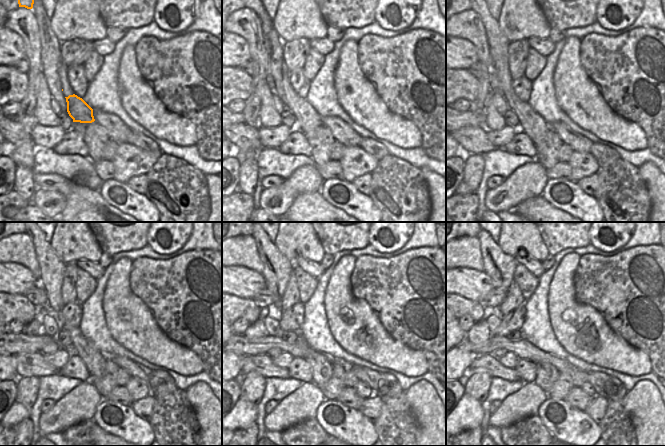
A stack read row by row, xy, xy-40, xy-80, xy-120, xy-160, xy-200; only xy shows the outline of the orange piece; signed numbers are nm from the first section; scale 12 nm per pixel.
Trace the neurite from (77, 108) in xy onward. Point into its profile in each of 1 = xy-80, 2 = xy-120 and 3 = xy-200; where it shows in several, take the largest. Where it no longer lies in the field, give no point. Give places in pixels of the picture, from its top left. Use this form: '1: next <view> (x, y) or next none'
1: next xy-80 (533, 124)
2: next xy-120 (52, 268)
3: next xy-200 (500, 267)

